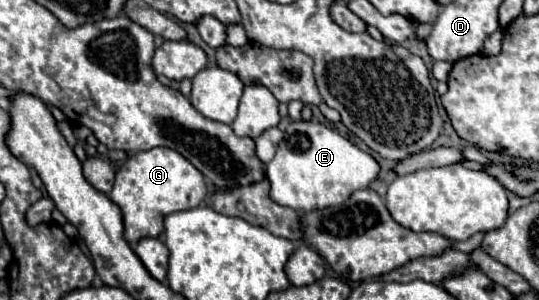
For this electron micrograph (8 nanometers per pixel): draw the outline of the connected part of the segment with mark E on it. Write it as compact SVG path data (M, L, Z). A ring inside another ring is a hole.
M314 120L290 122L276 156L266 164L270 198L280 206L304 212L322 210L348 200L354 190L366 188L378 172L380 166L368 152L362 152L348 138Z

